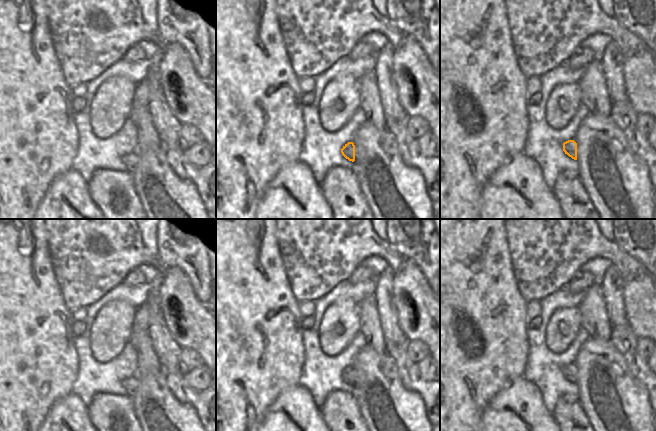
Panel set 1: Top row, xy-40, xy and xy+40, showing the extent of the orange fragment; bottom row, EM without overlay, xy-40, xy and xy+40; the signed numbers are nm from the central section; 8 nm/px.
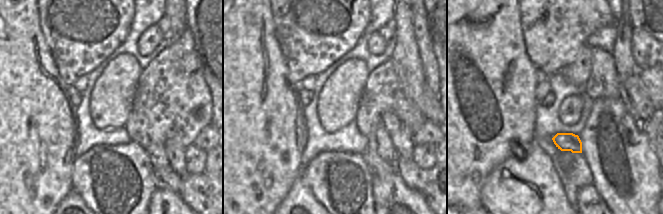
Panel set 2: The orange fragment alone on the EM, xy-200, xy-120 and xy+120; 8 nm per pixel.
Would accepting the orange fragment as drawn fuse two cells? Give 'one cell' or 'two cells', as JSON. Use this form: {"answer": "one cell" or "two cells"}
{"answer": "two cells"}

